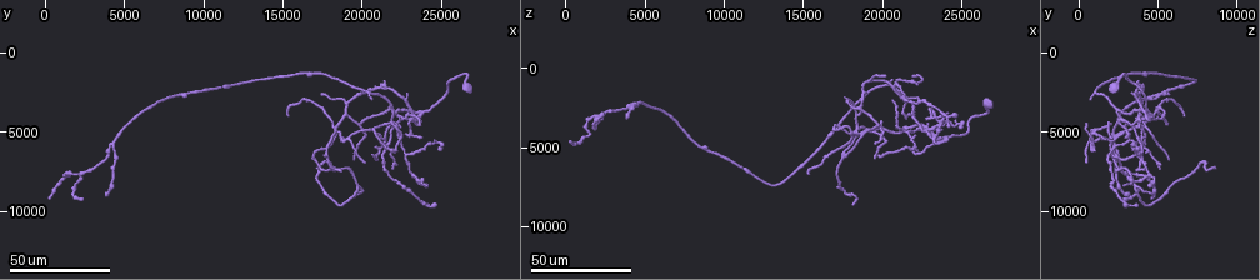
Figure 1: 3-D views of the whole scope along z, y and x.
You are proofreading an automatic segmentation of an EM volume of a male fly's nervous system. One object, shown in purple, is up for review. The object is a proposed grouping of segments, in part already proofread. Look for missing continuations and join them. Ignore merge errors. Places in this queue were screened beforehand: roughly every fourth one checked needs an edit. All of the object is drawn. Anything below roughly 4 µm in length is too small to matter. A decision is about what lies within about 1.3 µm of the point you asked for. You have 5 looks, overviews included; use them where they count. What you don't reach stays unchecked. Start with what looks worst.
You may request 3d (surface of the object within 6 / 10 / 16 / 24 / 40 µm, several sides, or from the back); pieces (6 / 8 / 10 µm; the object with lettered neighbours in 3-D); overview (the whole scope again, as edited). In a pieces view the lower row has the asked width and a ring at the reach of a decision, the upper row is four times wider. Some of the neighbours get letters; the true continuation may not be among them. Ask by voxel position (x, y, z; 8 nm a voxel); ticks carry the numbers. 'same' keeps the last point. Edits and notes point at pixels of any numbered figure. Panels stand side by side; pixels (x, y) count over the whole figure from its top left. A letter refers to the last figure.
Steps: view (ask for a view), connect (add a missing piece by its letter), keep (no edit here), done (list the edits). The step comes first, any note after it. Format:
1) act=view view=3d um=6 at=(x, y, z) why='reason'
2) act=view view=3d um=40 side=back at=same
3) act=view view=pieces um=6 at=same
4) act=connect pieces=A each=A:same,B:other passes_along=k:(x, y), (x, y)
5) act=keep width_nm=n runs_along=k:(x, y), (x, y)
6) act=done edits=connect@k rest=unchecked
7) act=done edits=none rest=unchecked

act=view view=3d um=24 at=(18200, 7400, 8800) why='long arm stops here'

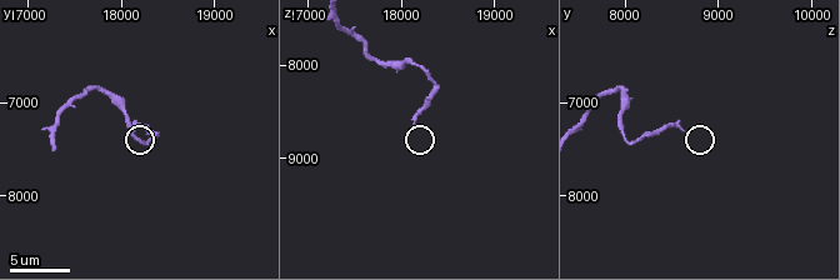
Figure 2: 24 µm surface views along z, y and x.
act=view view=pieces um=8 at=(18150, 7250, 8600) why='what lies round it'

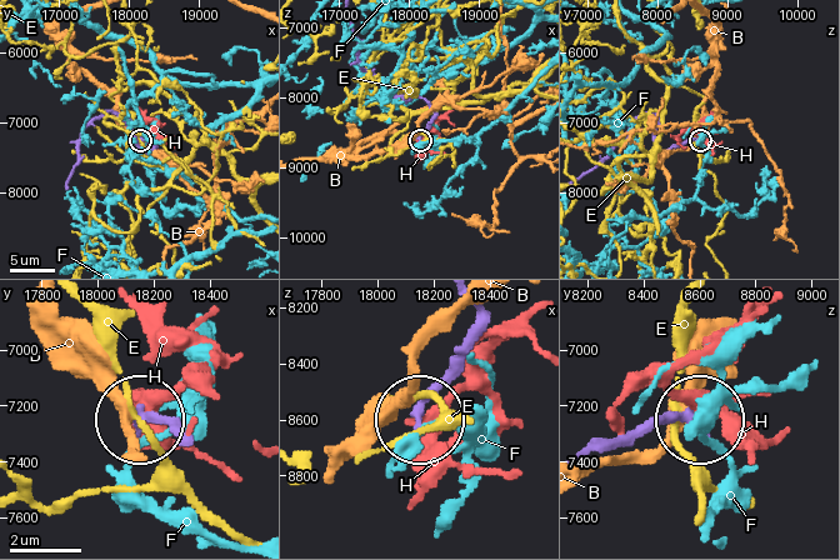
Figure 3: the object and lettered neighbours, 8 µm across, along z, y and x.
act=keep each=B:other,E:other,F:other,H:other found='no lettered piece goes on from it'

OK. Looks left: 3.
act=view view=3d um=24 at=(20600, 3000, 800) why='branch stops here'

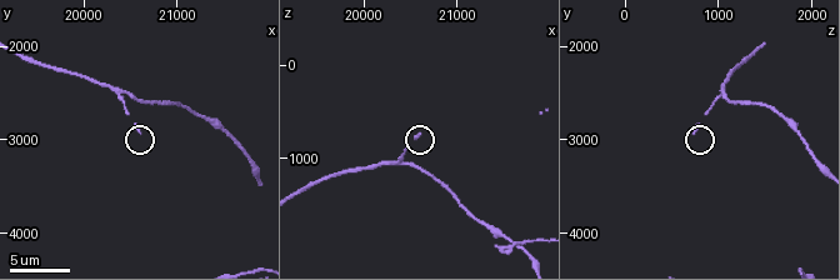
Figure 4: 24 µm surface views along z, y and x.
act=view view=pieces um=10 at=(20600, 2950, 750) why='what lies round it'

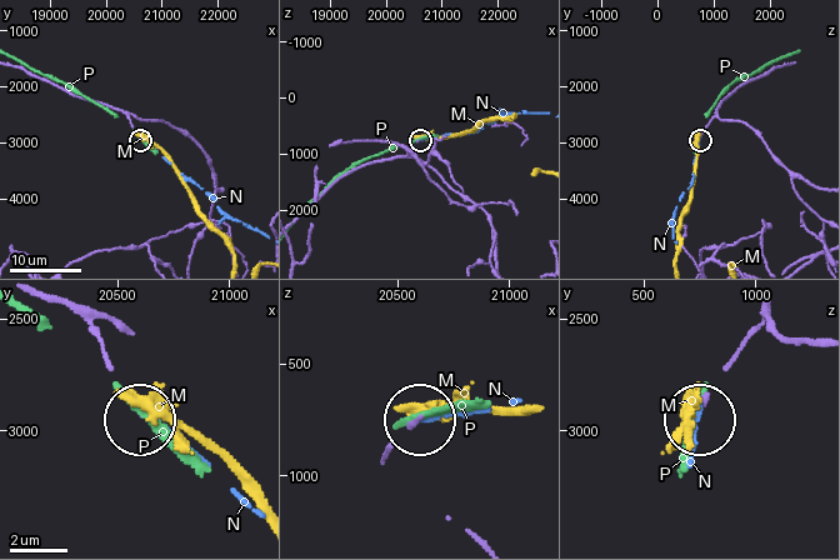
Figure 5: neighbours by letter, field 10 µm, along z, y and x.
act=keep each=M:other,N:other,P:other found='none of them fits'

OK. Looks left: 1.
act=done edits=none rest=unchecked

